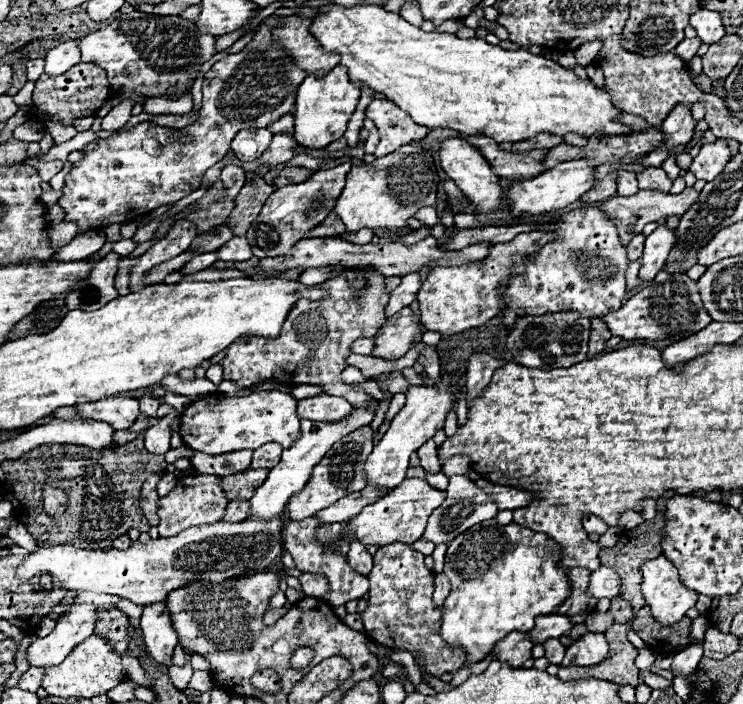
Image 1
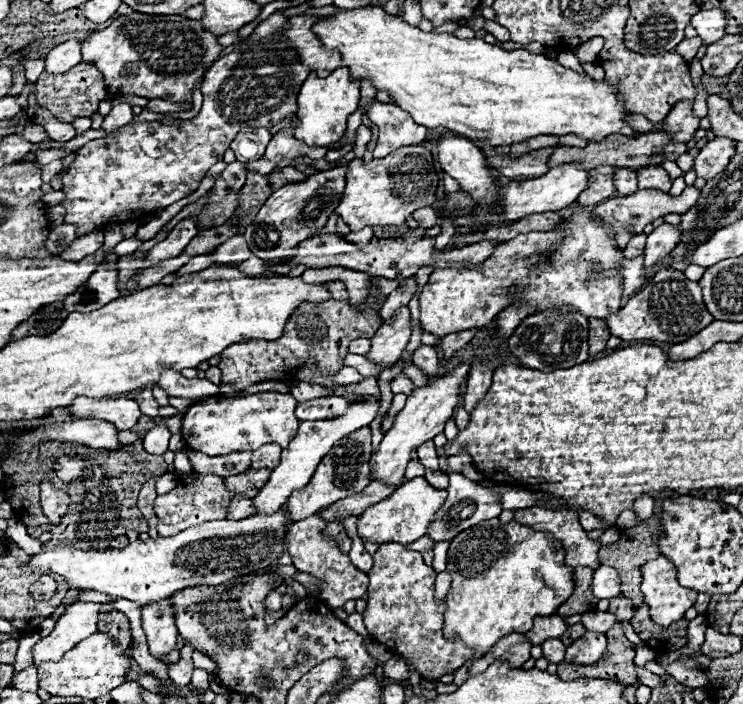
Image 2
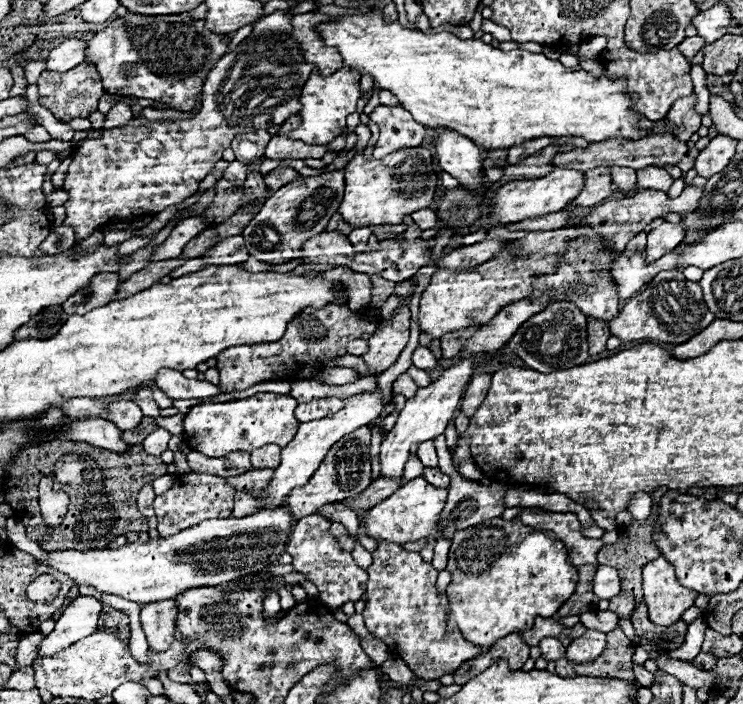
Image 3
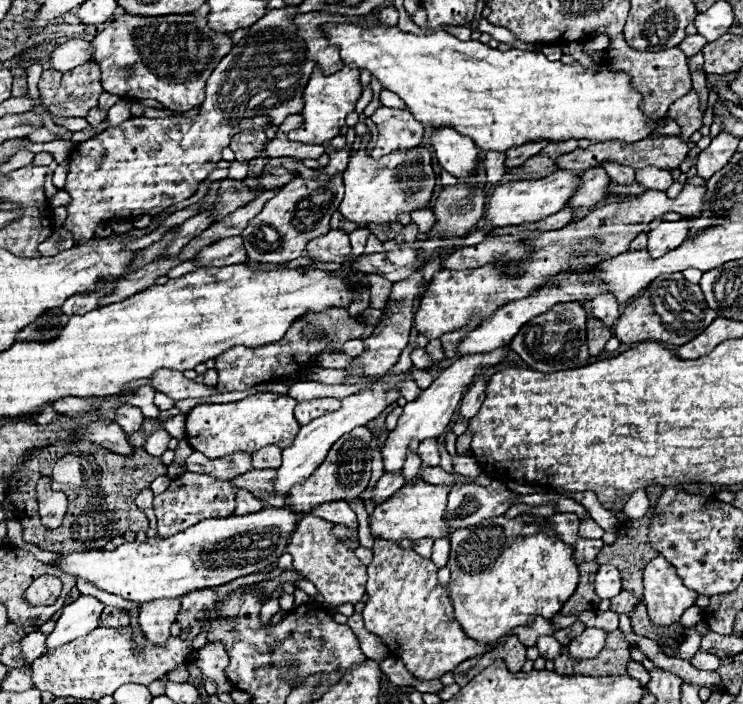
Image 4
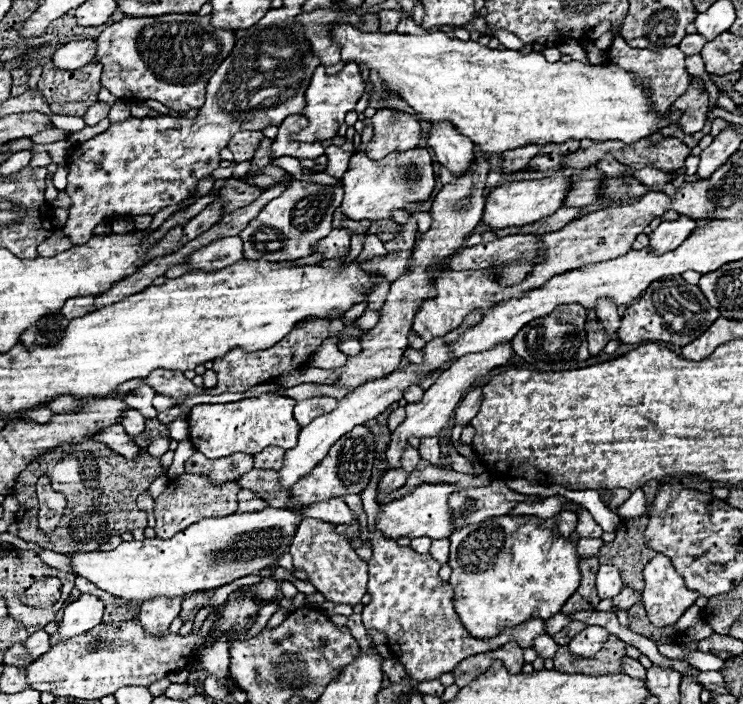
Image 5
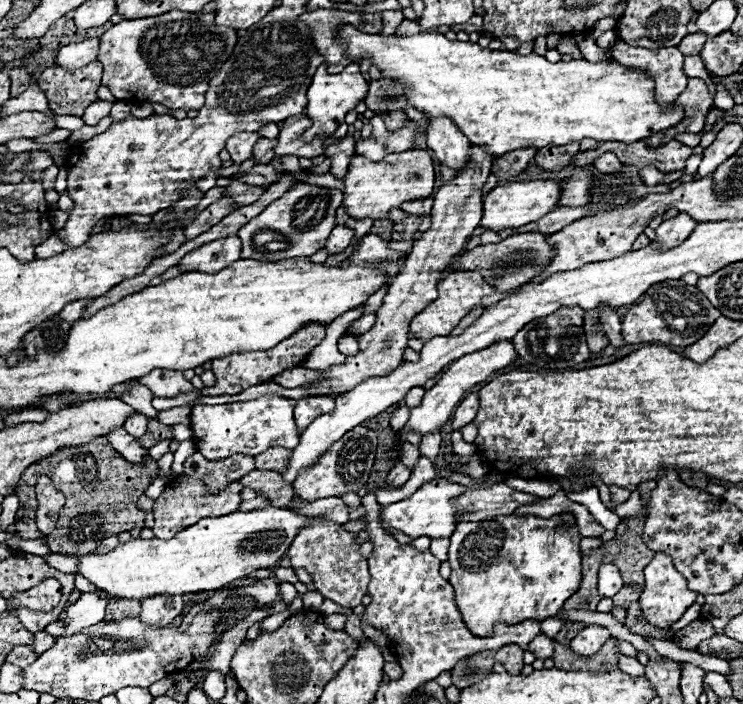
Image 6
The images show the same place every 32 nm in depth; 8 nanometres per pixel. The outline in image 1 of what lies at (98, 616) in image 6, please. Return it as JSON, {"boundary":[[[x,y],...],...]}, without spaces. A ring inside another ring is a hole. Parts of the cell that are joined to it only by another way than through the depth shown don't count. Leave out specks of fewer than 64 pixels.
{"boundary":[[[96,604],[70,606],[66,616],[56,622],[56,628],[46,638],[38,638],[28,648],[30,666],[60,664],[76,644],[94,634],[96,610]]]}

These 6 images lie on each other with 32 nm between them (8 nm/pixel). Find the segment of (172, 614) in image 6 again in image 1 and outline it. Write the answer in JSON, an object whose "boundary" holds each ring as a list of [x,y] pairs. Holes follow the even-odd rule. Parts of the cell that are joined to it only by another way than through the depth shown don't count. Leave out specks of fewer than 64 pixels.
{"boundary":[[[166,602],[146,606],[142,610],[140,628],[144,632],[148,654],[166,666],[172,666],[170,656],[178,644],[178,636],[170,624],[170,610],[166,608]]]}

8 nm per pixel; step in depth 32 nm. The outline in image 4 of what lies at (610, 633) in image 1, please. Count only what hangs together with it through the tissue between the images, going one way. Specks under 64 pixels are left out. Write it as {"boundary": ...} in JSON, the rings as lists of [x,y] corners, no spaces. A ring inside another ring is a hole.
{"boundary":[[[618,632],[608,634],[606,646],[596,658],[590,660],[574,660],[570,658],[568,650],[562,648],[562,652],[554,658],[554,670],[558,674],[586,674],[586,676],[628,676],[626,664],[630,660],[628,652],[630,644],[622,640]]]}

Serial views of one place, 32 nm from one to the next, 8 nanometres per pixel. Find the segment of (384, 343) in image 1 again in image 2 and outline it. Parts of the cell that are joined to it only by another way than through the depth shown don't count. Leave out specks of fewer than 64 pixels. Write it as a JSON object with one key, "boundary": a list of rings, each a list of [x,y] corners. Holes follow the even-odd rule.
{"boundary":[[[400,308],[392,318],[382,322],[382,328],[378,328],[378,332],[370,338],[372,346],[370,346],[370,356],[366,356],[366,360],[378,364],[378,366],[390,366],[394,364],[412,334],[412,326],[410,326],[410,310],[408,308]]]}

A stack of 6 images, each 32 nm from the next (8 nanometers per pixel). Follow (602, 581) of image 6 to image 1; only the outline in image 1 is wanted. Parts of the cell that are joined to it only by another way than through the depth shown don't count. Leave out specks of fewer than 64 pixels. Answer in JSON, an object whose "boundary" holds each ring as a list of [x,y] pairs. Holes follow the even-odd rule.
{"boundary":[[[600,566],[598,570],[592,572],[592,578],[590,578],[590,586],[588,586],[590,594],[594,598],[608,598],[612,600],[614,596],[618,596],[618,590],[620,590],[620,576],[612,570],[612,568],[606,568],[606,566]]]}

